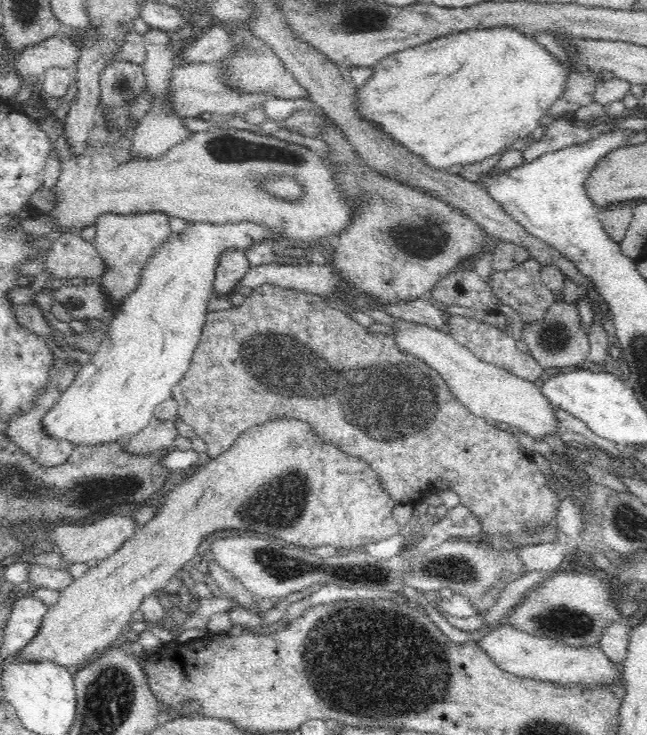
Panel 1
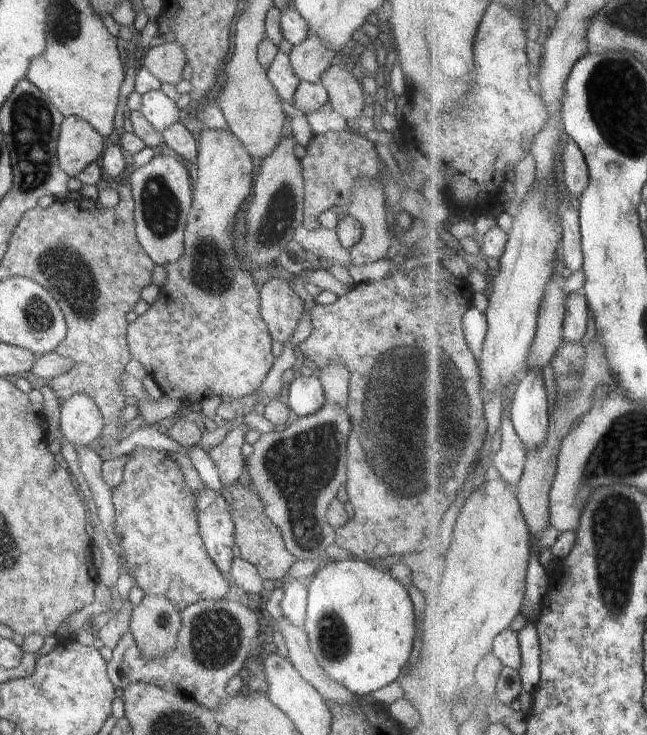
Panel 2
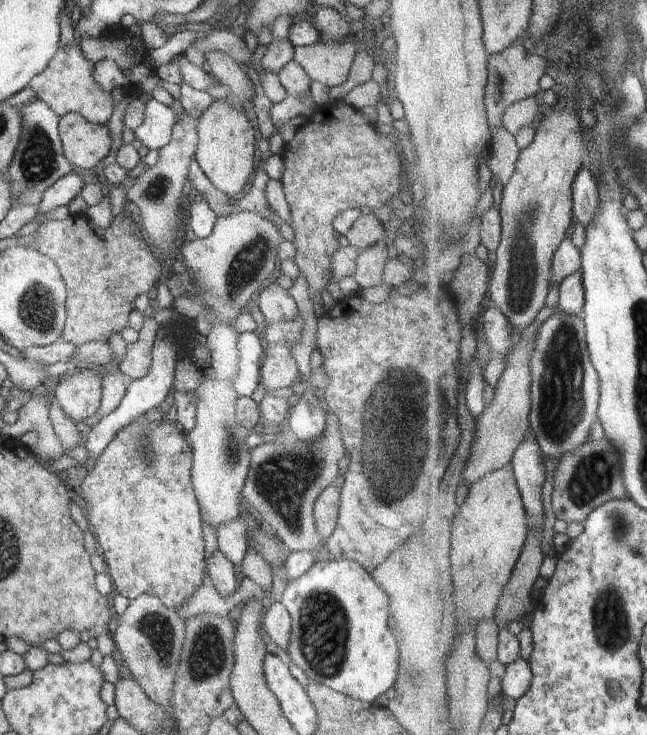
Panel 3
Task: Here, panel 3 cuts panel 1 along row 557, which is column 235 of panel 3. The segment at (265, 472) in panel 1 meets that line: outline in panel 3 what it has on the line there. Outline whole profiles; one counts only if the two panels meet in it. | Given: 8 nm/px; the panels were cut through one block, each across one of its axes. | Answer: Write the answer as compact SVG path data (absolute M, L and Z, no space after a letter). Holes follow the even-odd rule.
M227 99L214 100L197 120L198 146L193 156L214 188L226 196L241 196L244 184L254 170L256 130L246 113L230 106Z

